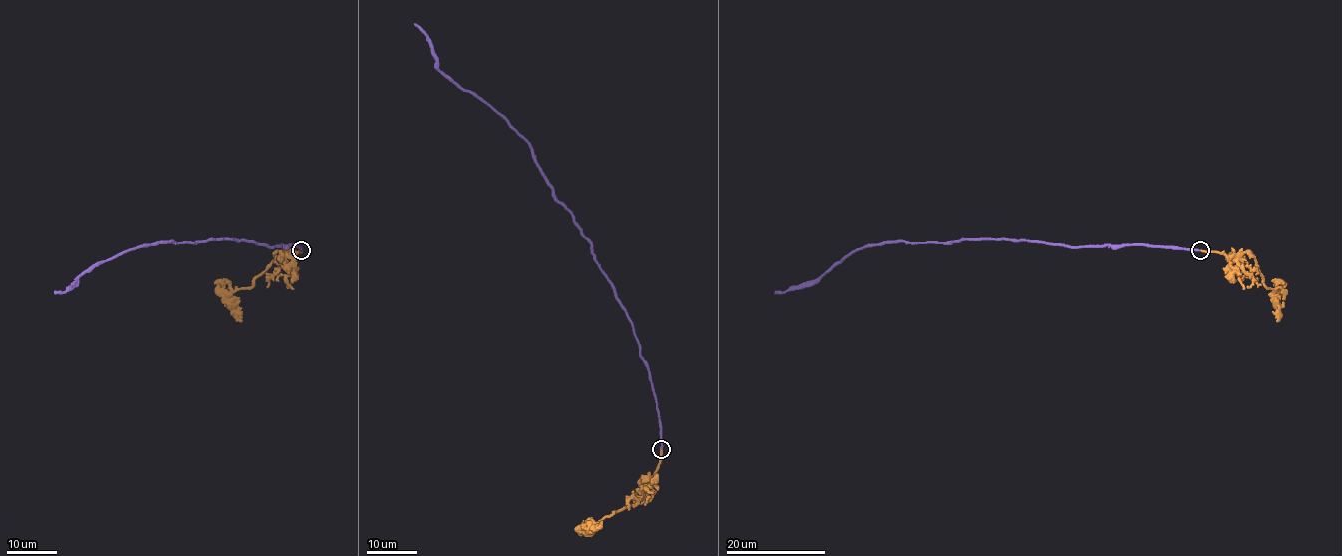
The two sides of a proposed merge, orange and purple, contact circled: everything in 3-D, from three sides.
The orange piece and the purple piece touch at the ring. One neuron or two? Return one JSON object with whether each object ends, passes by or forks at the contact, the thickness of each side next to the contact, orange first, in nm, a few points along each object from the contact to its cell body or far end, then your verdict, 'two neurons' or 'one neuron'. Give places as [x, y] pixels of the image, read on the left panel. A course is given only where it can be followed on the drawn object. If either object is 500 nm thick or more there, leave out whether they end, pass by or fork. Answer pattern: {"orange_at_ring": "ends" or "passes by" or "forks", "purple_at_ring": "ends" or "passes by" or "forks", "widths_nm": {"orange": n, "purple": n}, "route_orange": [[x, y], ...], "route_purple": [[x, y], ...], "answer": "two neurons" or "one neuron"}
{"orange_at_ring": "ends", "purple_at_ring": "ends", "widths_nm": {"orange": 200, "purple": 260}, "route_orange": [[301, 249], [292, 256], [284, 252], [251, 287], [240, 288], [231, 294], [231, 305], [241, 321]], "route_purple": [[301, 249], [295, 244], [274, 247], [235, 239], [141, 244], [91, 266], [64, 292], [55, 290]], "answer": "one neuron"}

